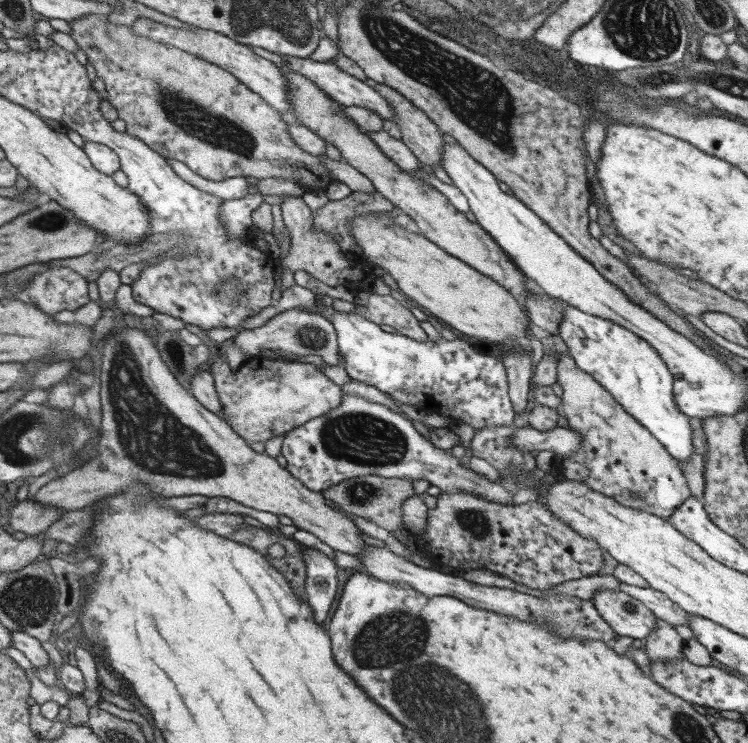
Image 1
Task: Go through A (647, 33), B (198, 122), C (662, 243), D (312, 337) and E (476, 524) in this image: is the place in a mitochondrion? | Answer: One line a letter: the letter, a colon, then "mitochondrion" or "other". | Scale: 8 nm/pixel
A: mitochondrion
B: mitochondrion
C: mitochondrion
D: mitochondrion
E: mitochondrion

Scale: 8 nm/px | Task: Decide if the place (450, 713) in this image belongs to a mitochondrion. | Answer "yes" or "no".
yes

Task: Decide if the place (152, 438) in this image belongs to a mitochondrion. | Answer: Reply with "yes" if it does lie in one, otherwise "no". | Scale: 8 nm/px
yes

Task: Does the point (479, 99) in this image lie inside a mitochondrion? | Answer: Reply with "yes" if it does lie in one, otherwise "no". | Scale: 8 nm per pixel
yes

